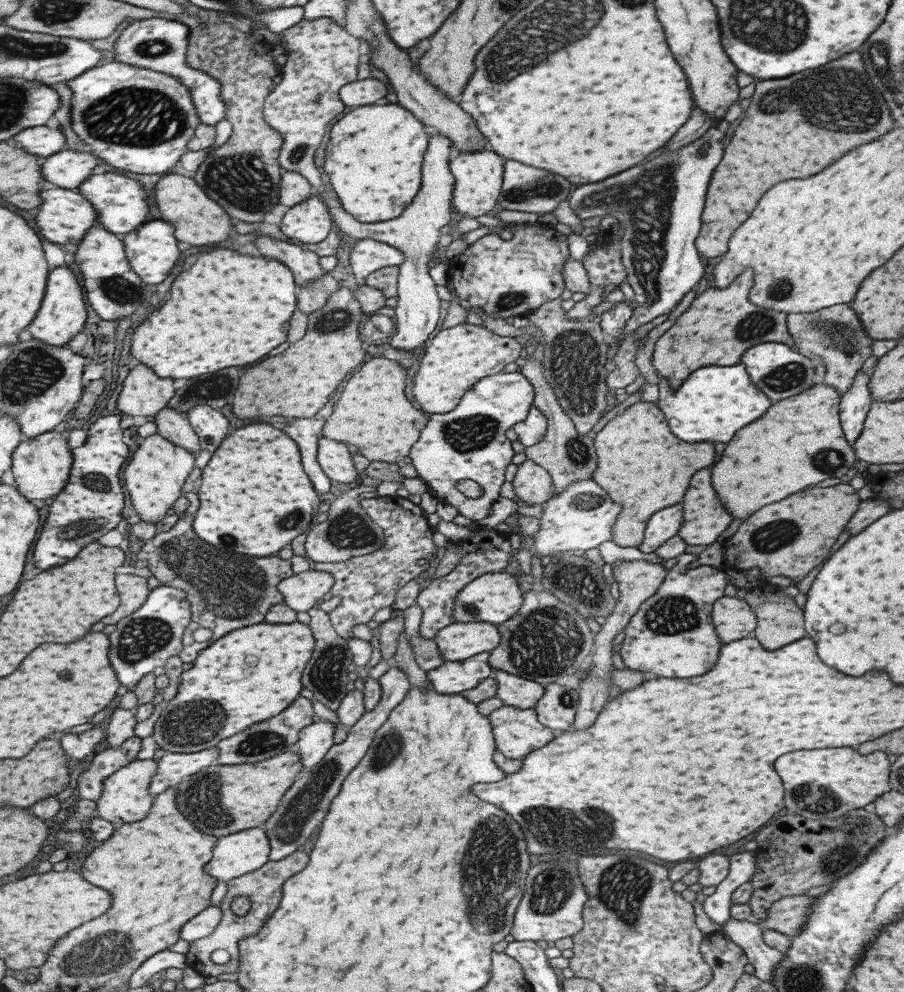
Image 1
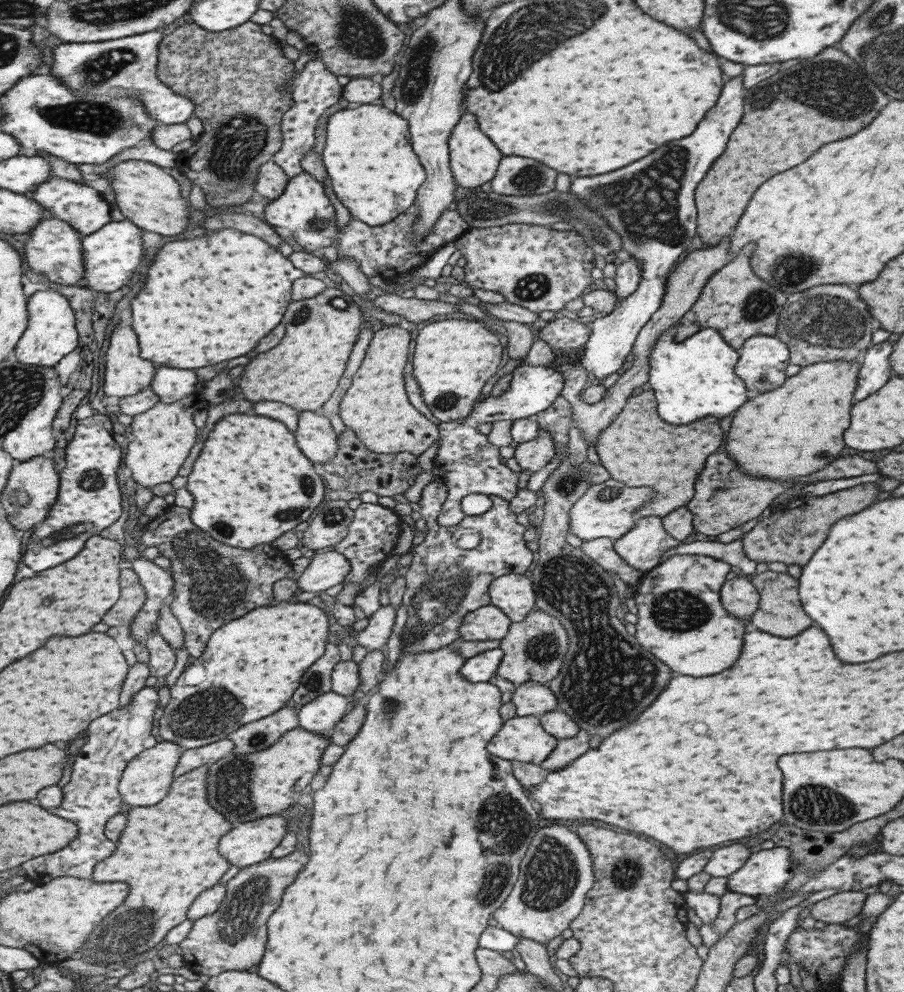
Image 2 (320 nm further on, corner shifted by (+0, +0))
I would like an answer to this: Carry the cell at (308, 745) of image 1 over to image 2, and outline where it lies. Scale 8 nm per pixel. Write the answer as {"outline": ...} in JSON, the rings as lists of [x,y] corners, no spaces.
{"outline":[[[329,691],[302,705],[300,726],[305,730],[331,736],[335,724],[349,710],[349,698]]]}

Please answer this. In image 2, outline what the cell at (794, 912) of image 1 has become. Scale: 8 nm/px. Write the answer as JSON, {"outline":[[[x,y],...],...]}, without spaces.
{"outline":[[[861,891],[835,893],[814,902],[810,906],[810,916],[825,924],[839,924],[860,914],[866,894]]]}

